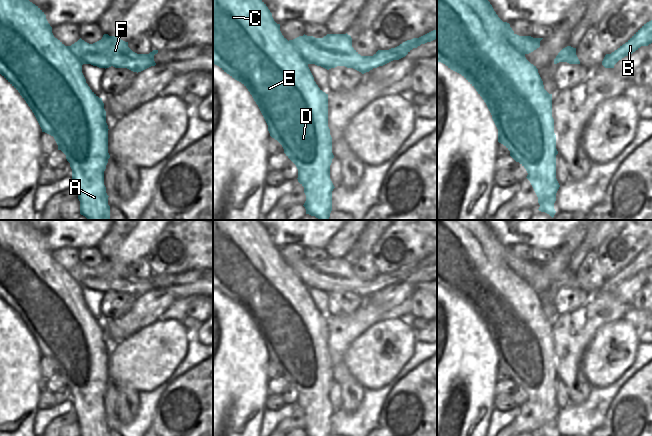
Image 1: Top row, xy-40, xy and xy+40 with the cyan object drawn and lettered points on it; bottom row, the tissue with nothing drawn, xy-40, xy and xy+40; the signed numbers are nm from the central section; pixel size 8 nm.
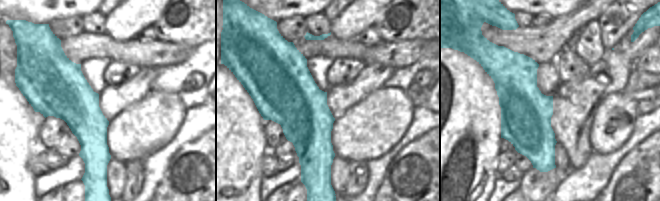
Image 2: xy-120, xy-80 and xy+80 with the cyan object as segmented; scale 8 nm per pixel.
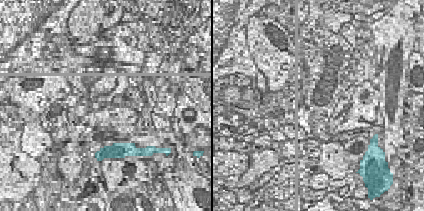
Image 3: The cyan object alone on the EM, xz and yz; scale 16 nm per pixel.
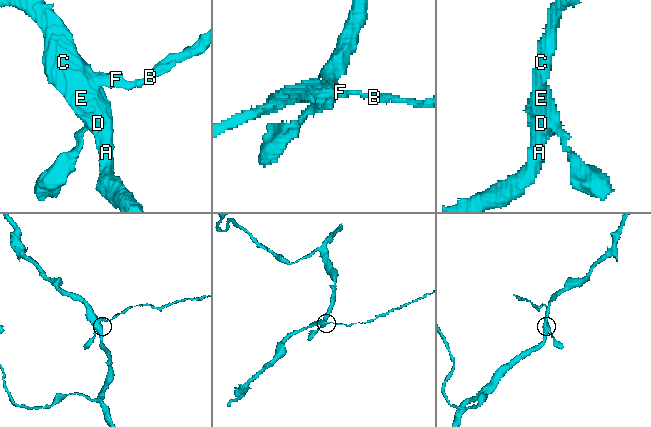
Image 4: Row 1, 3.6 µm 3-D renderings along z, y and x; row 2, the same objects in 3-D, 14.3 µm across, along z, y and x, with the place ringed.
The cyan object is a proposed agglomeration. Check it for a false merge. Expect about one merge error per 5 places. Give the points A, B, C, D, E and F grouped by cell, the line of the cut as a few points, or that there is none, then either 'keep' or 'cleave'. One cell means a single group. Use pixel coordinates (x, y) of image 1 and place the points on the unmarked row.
A C D E / B F; cut in xy+40 along (511, 257), (508, 264), (524, 279); cleave

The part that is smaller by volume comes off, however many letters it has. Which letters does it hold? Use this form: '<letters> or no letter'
B, F

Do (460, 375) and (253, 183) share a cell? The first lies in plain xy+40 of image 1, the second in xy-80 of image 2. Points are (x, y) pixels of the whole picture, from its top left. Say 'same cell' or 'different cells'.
same cell

